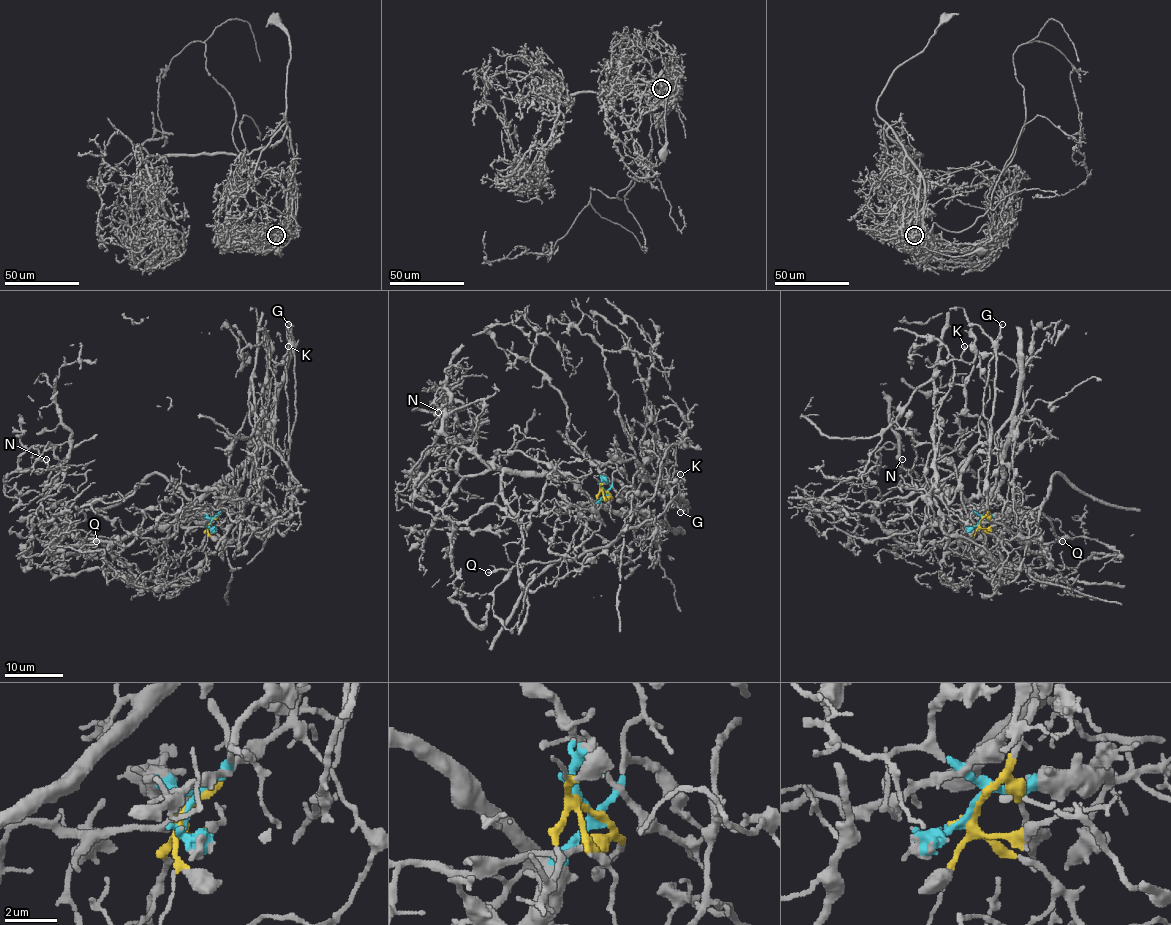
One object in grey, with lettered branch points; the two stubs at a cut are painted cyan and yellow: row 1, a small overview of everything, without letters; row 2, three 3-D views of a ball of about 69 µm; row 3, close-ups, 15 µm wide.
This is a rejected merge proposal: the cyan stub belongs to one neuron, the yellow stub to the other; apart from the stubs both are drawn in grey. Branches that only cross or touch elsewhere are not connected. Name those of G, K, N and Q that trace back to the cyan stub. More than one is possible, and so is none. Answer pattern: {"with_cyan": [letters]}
{"with_cyan": ["G", "K"]}

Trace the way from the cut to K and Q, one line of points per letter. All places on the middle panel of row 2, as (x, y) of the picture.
K: (603, 489), (618, 481), (627, 498), (644, 476), (665, 484), (681, 475)
Q: (603, 489), (612, 498), (592, 504), (581, 514), (578, 530), (558, 560), (488, 573)

